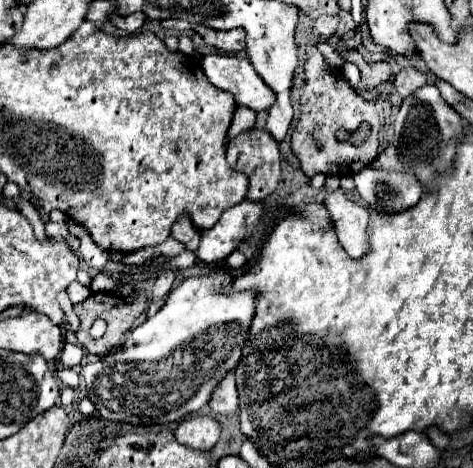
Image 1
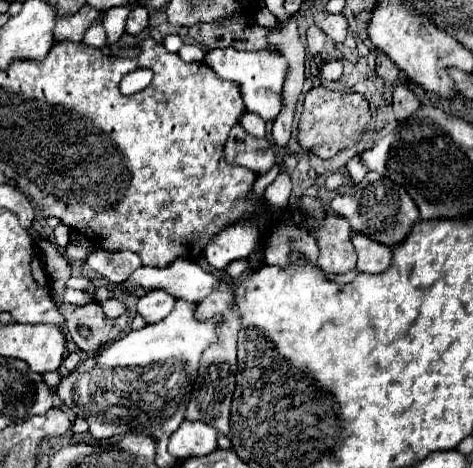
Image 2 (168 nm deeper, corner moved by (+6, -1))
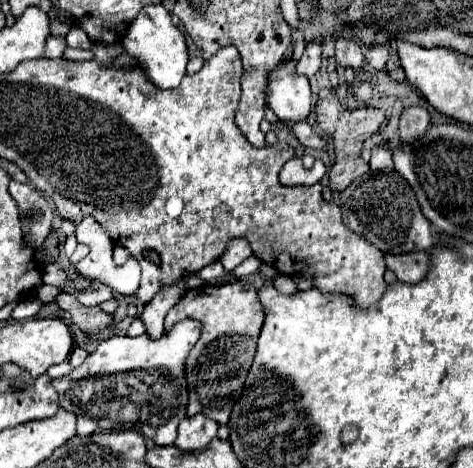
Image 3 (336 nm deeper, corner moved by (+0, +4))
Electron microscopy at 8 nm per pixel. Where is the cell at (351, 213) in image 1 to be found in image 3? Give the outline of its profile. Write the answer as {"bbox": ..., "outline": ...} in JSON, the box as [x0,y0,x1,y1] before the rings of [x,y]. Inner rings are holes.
{"bbox":[385,252,427,282],"outline":[[[407,252],[407,254],[385,254],[385,264],[395,272],[401,282],[419,282],[427,274],[427,252]]]}

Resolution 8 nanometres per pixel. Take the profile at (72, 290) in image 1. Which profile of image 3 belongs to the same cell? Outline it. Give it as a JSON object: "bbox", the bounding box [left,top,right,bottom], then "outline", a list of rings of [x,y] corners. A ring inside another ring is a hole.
{"bbox":[77,286,115,306],"outline":[[[89,286],[85,290],[77,290],[77,300],[85,306],[93,306],[93,304],[101,304],[105,300],[111,300],[115,294],[111,288],[107,286]]]}

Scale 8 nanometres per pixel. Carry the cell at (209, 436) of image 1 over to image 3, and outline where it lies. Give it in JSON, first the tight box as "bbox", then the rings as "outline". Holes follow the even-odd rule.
{"bbox":[175,414,219,450],"outline":[[[205,414],[185,416],[179,422],[175,446],[181,450],[205,448],[217,436],[217,430],[219,430],[219,424],[211,418],[207,418]]]}

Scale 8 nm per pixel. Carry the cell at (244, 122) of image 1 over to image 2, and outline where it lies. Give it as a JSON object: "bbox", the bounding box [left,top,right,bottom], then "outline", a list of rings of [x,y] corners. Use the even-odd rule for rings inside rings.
{"bbox":[241,113,267,139],"outline":[[[245,113],[245,115],[241,117],[241,121],[245,123],[245,129],[251,131],[253,137],[259,137],[259,139],[265,137],[265,133],[267,133],[265,121],[263,121],[259,115],[255,115],[255,113]]]}

